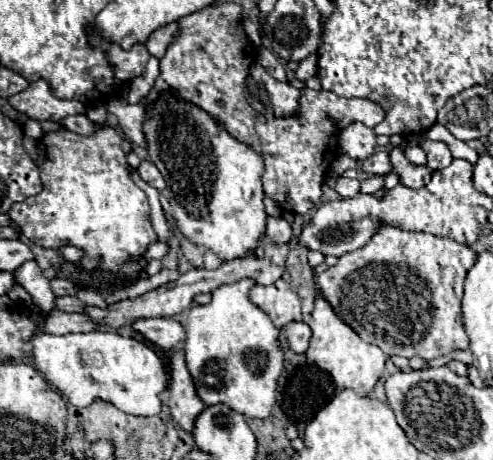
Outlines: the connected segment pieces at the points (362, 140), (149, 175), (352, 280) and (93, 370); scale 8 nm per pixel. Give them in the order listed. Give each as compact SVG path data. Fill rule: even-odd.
M353 122L349 124L341 136L339 136L339 150L347 156L351 156L353 160L365 160L375 152L375 132L373 128L361 124L361 122Z
M141 160L137 172L139 172L139 176L141 176L149 186L153 186L153 188L157 188L157 190L163 190L163 188L165 188L165 180L163 180L161 172L157 170L157 166L155 166L153 162Z
M383 224L363 248L347 252L339 258L337 266L319 274L315 284L323 298L331 302L333 310L365 342L379 346L387 356L399 354L405 358L421 356L433 360L469 347L461 320L461 296L465 266L473 262L475 252L453 238L407 232Z
M99 330L63 336L43 332L33 338L33 362L45 380L77 408L105 400L133 416L155 416L161 412L159 392L167 386L167 374L161 358L139 340Z

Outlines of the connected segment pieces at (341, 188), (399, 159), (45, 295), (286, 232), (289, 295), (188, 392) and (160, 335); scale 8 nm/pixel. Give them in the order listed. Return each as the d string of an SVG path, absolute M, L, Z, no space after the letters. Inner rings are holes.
M337 178L335 192L337 192L341 198L353 198L353 196L359 192L359 180L351 180L351 178Z
M393 148L391 150L391 172L395 172L399 176L399 184L405 184L407 188L423 188L431 182L431 176L433 176L433 170L425 164L425 166L417 166L417 164L411 164L401 148Z
M35 260L25 262L21 268L15 270L15 280L31 294L35 306L39 306L43 312L51 312L55 308L55 294L51 290L49 280L41 274L41 268L37 266Z
M269 216L265 234L271 238L271 242L285 244L291 240L291 224L281 216Z
M283 278L271 286L253 286L249 298L273 320L277 328L283 328L293 320L301 320L299 296Z
M183 350L169 352L169 368L171 368L171 382L169 382L169 408L175 422L185 428L187 432L193 430L195 418L205 408L203 400L197 396L193 378L185 364Z
M137 318L131 328L163 350L171 350L185 340L183 326L173 318Z

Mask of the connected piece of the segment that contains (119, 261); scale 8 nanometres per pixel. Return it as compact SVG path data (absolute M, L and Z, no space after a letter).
M103 126L91 136L81 136L63 128L57 132L43 134L43 138L39 140L39 146L45 154L45 160L41 164L43 190L31 198L25 198L23 202L17 202L9 210L13 226L17 226L33 244L39 244L43 248L61 248L67 244L83 248L87 256L81 258L79 266L87 272L99 266L101 270L117 272L129 278L139 274L143 270L143 262L129 262L129 256L143 254L143 250L151 242L157 242L157 236L149 218L151 206L147 194L135 184L121 142L123 138L111 126Z

